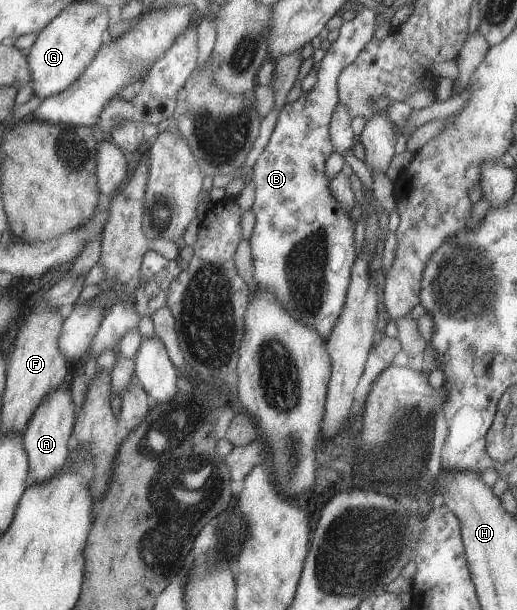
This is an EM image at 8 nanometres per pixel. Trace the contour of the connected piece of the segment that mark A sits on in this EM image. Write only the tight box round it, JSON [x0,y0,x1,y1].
[21,380,75,483]

